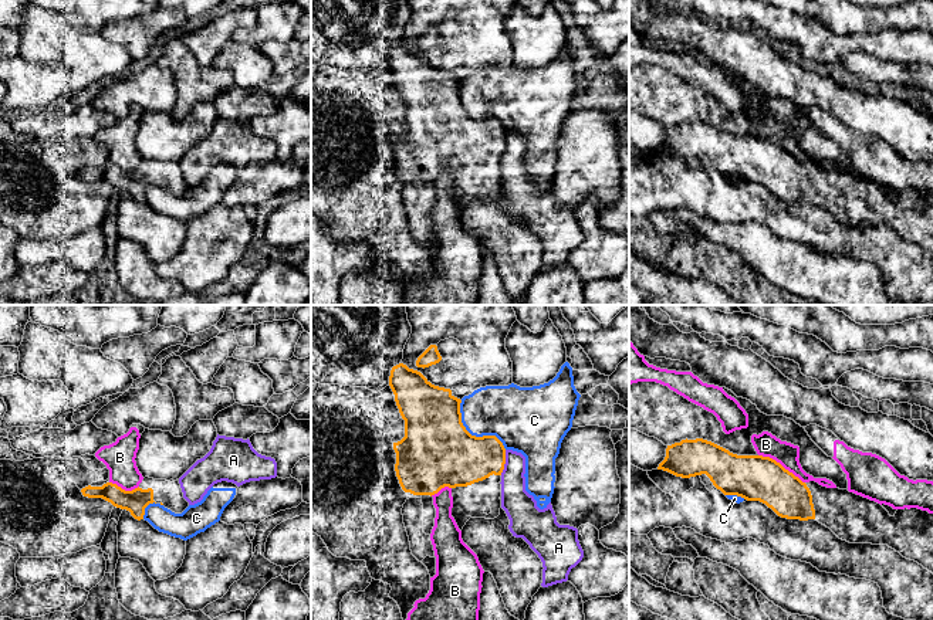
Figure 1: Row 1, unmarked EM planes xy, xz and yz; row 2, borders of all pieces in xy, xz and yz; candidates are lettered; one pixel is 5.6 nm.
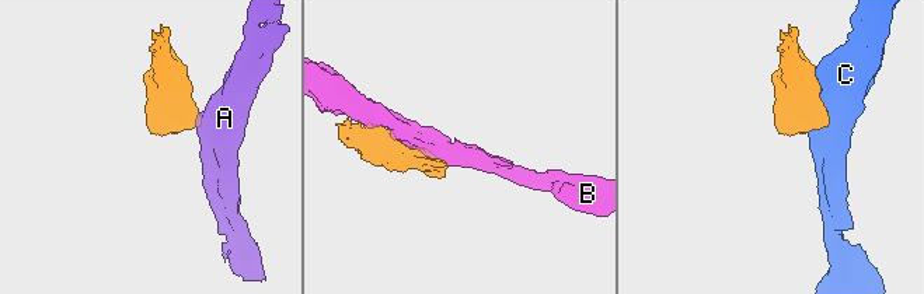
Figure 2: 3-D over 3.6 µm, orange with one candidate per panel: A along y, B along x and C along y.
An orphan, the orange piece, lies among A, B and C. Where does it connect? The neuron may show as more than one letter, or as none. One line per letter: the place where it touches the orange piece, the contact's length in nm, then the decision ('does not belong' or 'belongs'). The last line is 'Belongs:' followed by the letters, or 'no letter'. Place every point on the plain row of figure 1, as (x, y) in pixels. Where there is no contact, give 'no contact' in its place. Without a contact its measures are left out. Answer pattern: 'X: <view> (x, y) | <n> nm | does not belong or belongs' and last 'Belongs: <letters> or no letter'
A: xz (504, 145) | 150 nm | does not belong
B: yz (780, 146) | 300 nm | does not belong
C: xz (473, 118) | 380 nm | does not belong
Belongs: no letter

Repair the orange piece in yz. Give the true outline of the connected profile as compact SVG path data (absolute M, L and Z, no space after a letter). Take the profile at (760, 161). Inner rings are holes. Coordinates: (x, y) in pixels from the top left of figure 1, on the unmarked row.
M703 122L667 128L658 152L690 160L706 156L724 177L760 183L787 201L817 201L849 226L888 227L933 255L933 196L897 192L893 199L878 184L802 165L780 145L763 138L737 138Z

